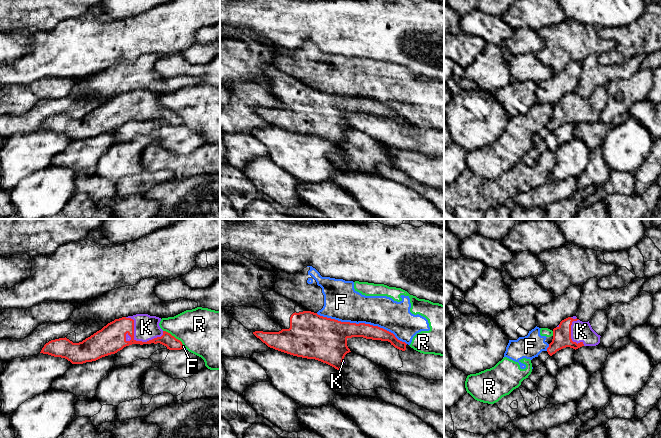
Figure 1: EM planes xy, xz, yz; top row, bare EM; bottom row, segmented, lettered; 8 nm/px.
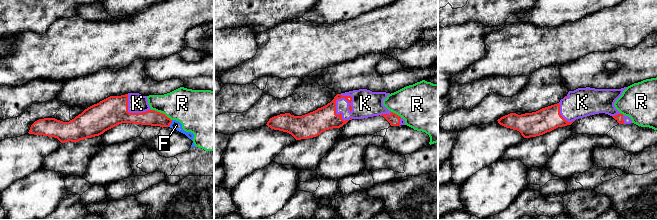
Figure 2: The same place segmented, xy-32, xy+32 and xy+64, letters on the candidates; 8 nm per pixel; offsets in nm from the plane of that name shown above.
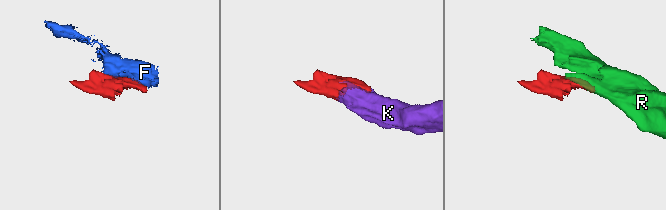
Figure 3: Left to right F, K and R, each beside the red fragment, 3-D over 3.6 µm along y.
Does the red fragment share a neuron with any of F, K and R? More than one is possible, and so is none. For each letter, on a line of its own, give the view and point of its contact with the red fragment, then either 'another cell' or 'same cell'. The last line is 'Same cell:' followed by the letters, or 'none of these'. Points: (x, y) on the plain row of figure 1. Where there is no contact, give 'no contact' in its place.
F: xz (361, 99) | another cell
K: xy (135, 116) | same cell
R: xy (173, 112) | another cell
Same cell: K

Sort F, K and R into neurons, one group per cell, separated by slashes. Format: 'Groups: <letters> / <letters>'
Groups: F R / K

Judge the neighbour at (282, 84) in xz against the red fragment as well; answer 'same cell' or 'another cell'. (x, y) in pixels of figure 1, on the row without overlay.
same cell

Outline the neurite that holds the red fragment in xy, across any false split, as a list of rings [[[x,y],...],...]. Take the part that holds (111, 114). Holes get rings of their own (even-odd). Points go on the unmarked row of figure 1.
[[[136,90],[133,92],[122,93],[108,99],[101,106],[97,107],[82,118],[73,119],[69,115],[59,114],[51,116],[44,121],[40,129],[48,130],[54,133],[65,134],[72,140],[83,140],[96,137],[102,133],[115,130],[124,123],[132,120],[157,120],[160,119],[169,126],[181,126],[183,120],[170,109],[163,107],[159,99],[161,94],[150,92],[148,90]]]

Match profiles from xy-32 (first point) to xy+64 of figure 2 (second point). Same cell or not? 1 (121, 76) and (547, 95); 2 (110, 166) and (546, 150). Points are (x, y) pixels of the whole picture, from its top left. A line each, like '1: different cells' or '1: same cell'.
1: different cells
2: different cells

